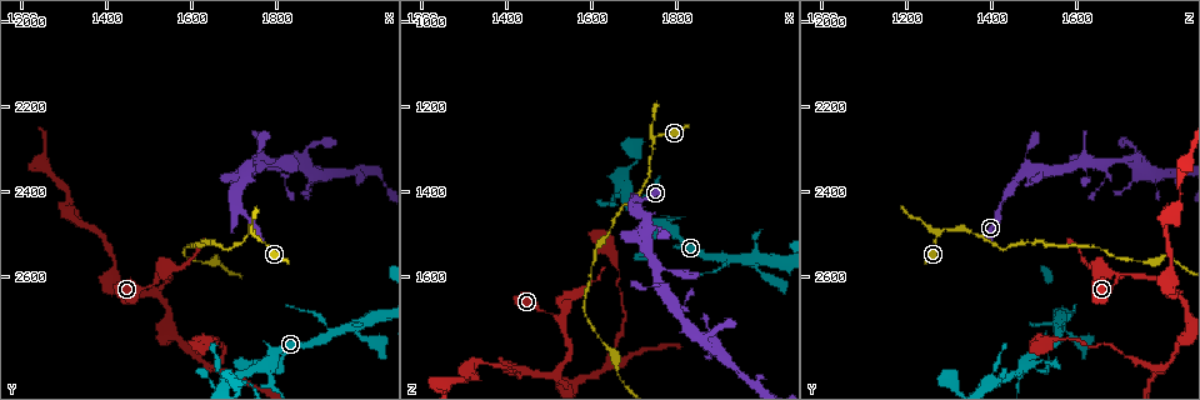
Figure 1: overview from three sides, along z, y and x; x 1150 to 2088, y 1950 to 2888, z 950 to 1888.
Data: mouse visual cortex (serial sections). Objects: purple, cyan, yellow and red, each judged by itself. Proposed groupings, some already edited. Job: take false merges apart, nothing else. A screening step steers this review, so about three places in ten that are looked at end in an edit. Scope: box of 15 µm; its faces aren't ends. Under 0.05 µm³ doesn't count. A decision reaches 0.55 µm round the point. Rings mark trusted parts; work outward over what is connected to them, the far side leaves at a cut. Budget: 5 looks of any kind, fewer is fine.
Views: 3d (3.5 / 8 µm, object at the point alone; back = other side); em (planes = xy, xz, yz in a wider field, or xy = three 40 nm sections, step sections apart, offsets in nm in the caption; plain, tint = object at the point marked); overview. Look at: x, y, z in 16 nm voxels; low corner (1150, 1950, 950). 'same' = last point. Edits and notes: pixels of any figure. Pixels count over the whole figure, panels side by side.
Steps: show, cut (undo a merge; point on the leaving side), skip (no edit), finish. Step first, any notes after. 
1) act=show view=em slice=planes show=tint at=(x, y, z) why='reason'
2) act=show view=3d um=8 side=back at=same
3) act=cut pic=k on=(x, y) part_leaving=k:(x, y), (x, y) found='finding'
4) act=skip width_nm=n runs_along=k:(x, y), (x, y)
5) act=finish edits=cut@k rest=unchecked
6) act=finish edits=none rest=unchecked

act=show view=3d um=8 at=(1680, 2845, 1410) why='arms part here'

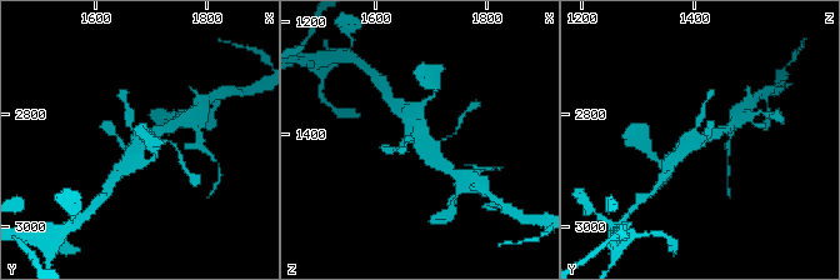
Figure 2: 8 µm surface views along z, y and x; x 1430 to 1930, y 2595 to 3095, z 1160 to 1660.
act=show view=3d um=3.5 at=(1675, 2845, 1415)

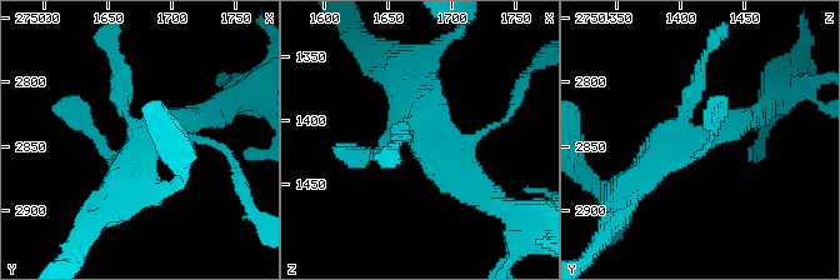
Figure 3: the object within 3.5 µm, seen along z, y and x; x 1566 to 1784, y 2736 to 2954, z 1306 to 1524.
act=skip runs_along=3:(753, 118), (673, 140), (628, 190) found='continuous, no second cell'

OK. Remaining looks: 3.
act=show view=3d um=3.5 at=(1740, 2495, 1280) why='sharp bend'

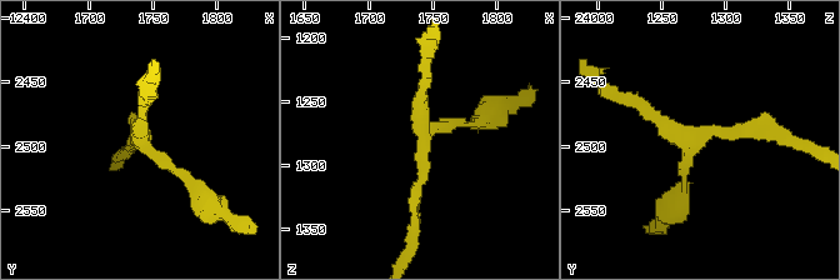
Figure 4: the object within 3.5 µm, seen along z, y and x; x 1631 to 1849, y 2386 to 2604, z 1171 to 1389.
act=show view=em slice=xy step=2 show=tint at=(1744, 2496, 1276)

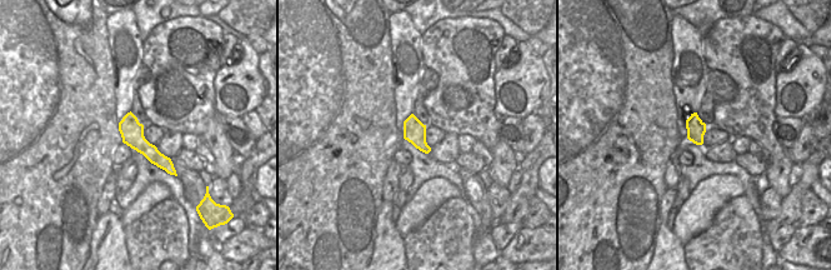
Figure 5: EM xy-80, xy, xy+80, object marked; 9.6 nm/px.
act=skip found='one cell here'

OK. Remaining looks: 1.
act=finish edits=none rest=unchecked

